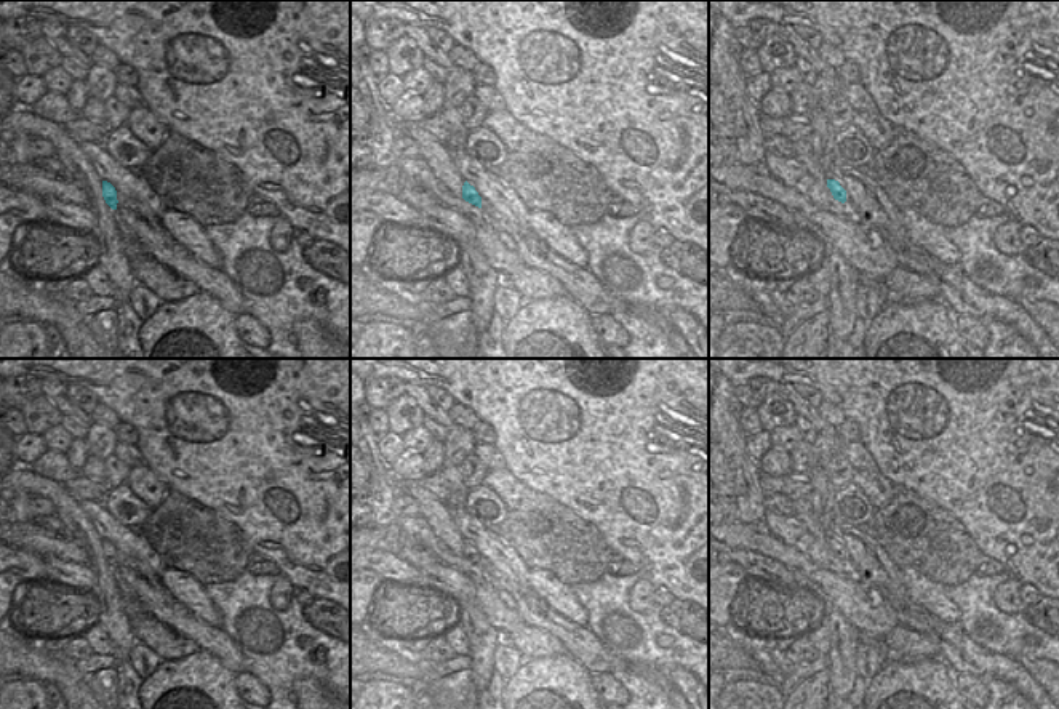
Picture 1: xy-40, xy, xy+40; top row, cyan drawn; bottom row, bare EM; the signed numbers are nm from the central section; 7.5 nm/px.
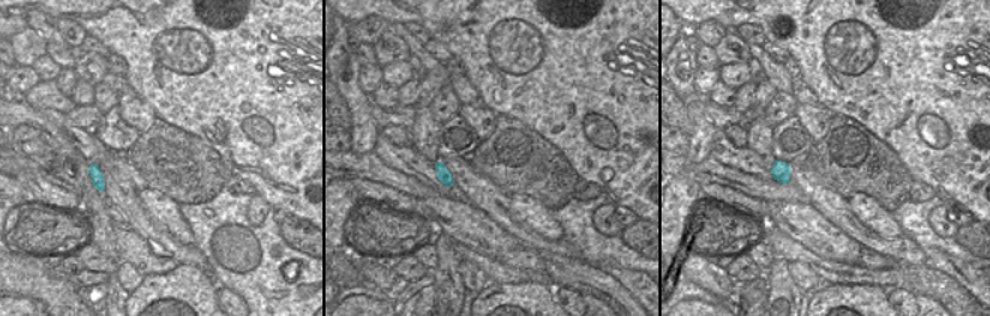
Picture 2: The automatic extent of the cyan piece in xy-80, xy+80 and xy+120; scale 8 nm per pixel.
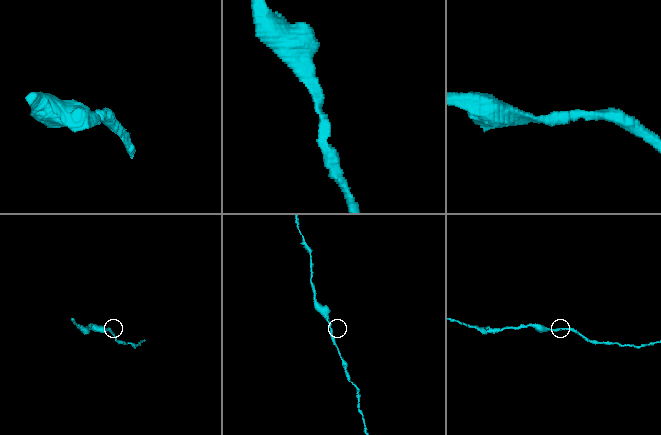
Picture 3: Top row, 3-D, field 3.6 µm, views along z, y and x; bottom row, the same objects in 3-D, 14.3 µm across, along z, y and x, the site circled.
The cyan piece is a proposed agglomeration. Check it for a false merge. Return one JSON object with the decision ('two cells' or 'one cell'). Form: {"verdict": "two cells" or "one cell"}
{"verdict": "one cell"}

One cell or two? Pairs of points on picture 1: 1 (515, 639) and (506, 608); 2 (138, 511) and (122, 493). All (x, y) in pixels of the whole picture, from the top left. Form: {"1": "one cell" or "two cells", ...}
{"1": "two cells", "2": "one cell"}

